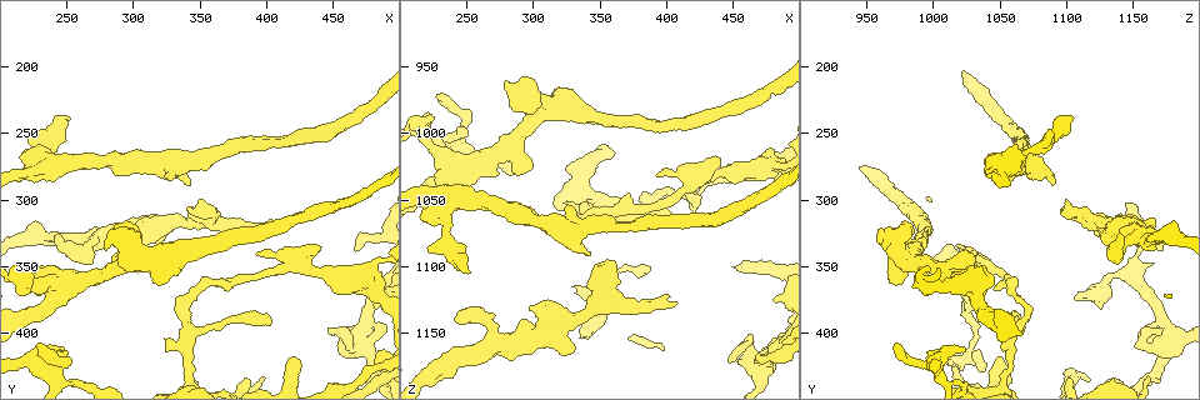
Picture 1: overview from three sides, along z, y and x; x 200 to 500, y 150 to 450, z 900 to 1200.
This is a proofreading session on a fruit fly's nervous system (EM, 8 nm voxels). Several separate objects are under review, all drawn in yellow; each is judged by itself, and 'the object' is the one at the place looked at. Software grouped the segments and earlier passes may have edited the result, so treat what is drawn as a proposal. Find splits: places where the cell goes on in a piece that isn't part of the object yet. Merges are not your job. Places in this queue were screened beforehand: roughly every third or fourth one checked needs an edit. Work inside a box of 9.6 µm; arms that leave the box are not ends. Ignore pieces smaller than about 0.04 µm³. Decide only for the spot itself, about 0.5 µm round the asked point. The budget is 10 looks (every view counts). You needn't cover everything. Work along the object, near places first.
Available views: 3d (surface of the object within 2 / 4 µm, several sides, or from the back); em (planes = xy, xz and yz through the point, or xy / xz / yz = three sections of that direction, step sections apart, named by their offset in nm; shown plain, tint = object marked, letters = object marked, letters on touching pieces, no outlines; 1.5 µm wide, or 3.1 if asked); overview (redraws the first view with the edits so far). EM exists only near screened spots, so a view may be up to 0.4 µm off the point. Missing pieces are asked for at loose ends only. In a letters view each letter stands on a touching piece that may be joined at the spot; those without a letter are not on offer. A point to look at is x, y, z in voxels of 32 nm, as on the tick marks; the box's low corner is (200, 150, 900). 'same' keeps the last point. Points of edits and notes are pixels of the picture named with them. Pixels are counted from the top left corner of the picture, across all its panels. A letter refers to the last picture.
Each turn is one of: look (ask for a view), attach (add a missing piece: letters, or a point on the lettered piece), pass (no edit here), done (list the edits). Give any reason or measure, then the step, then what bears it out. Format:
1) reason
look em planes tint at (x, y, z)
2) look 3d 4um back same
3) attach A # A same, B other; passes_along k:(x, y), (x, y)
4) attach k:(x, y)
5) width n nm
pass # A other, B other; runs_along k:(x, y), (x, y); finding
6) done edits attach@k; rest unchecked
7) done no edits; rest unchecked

look em planes letters at (246, 412, 1024)

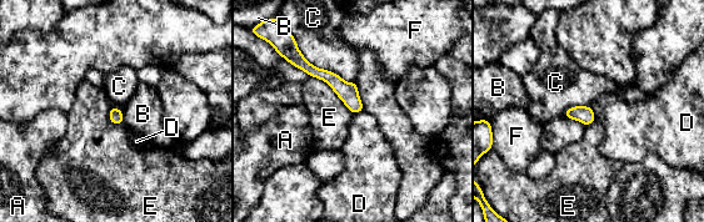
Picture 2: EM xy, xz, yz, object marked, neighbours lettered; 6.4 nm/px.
pass # A other, B other, C other, D other, E other, F other; runs_along 2:(298, 62), (329, 76), (359, 109); no lettered piece goes on from it

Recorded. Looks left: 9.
branch stops here
look 3d 2um at (242, 326, 1138)

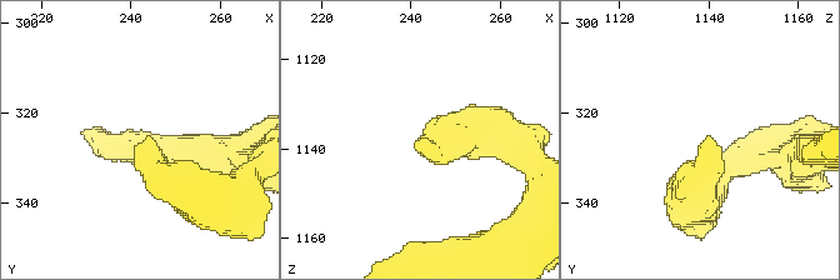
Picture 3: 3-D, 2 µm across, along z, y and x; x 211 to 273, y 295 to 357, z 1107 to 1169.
shape alone is not enough
look em yz step 4 tint at (243, 326, 1141)

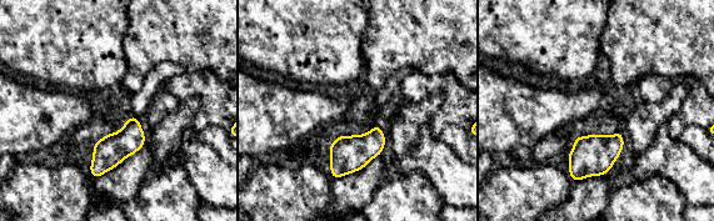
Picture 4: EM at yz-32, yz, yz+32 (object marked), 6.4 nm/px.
another direction
look em planes letters same

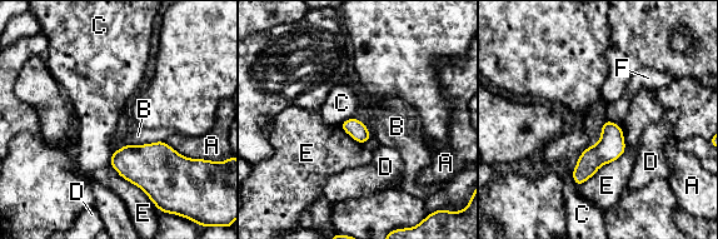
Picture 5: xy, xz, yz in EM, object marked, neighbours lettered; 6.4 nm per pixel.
pass # A other, B other, C other, D other, E other, F other; border 5:(621, 125), (624, 152), (579, 187); none of them fits

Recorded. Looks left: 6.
thick end
look em planes plain at (344, 286, 1090)

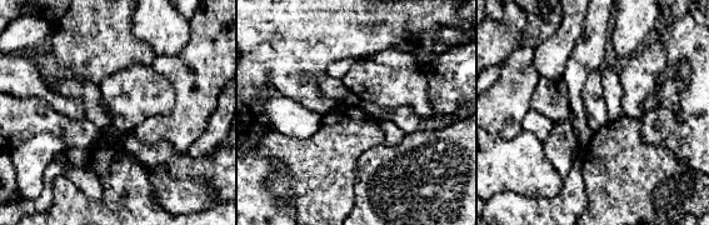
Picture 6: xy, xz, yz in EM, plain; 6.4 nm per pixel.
look em planes letters same

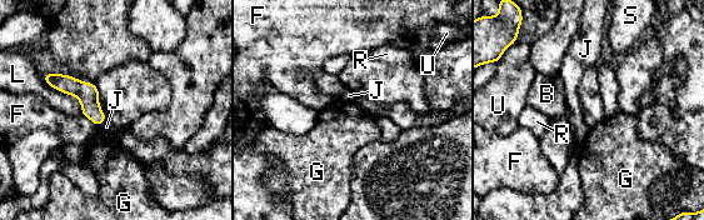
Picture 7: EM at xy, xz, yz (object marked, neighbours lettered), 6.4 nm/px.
pass # B other, F other, G other, J other, L other, R other, S other, U other; runs_along 7:(46, 76), (73, 86), (101, 118); none of them fits

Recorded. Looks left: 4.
branch stops here
look 3d 4um back at (228, 408, 972)

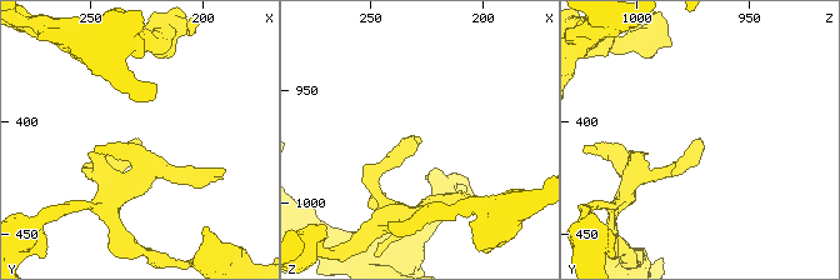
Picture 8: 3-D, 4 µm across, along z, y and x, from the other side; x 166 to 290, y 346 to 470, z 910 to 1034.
need the tissue
look em planes letters at (228, 409, 972)

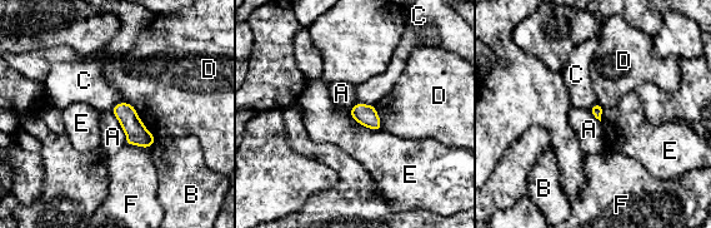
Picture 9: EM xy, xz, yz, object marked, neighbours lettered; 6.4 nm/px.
pass # A other, B other, C other, D other, E other, F other; border 9:(110, 110), (125, 134), (125, 144); none of them fits

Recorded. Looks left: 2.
done no edits; rest unchecked

